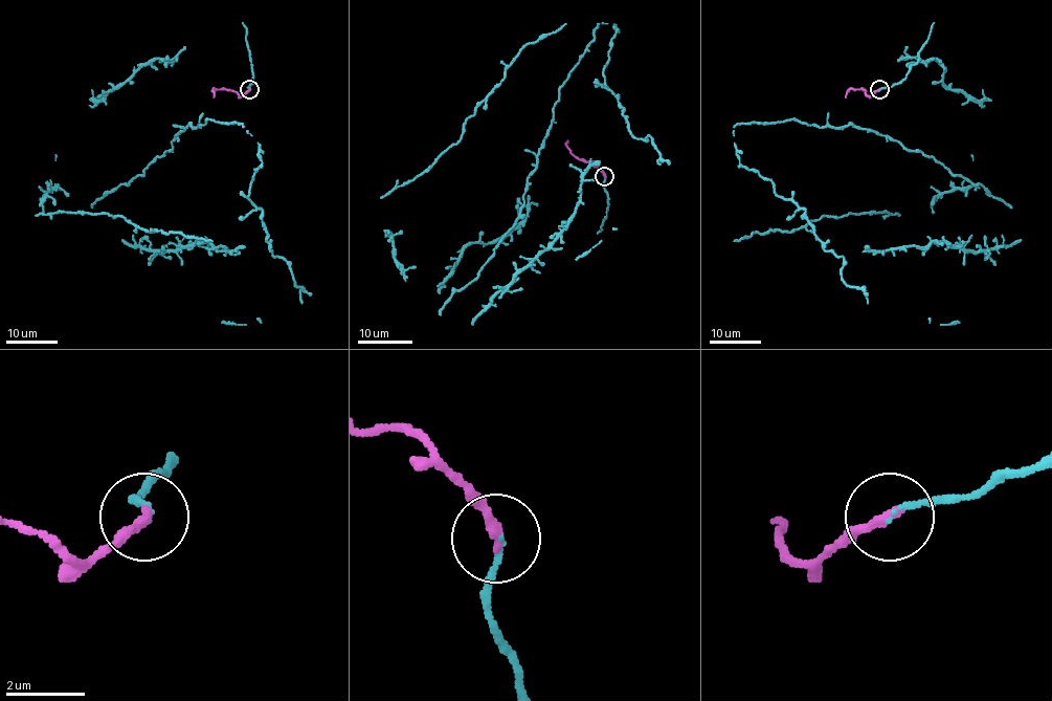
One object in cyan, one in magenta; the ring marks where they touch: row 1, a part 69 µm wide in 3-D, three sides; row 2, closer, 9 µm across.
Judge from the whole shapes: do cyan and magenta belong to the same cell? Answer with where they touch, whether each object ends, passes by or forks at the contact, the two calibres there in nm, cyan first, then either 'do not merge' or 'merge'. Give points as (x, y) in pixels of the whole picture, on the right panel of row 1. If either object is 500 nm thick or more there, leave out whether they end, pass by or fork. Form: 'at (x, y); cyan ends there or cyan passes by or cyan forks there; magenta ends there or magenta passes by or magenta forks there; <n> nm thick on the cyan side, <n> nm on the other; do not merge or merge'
at (879, 89); cyan ends there; magenta ends there; 120 nm thick on the cyan side, 280 nm on the other; merge

